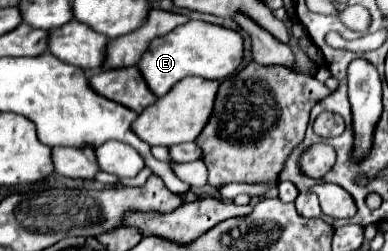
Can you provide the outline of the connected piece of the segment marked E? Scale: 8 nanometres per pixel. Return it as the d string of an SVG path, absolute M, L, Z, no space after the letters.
M189 20L173 28L169 34L161 38L153 38L153 44L141 56L137 68L145 74L145 82L157 96L165 96L173 84L183 80L185 76L201 76L207 80L225 80L231 76L243 60L243 38L239 32L207 24L201 20Z

